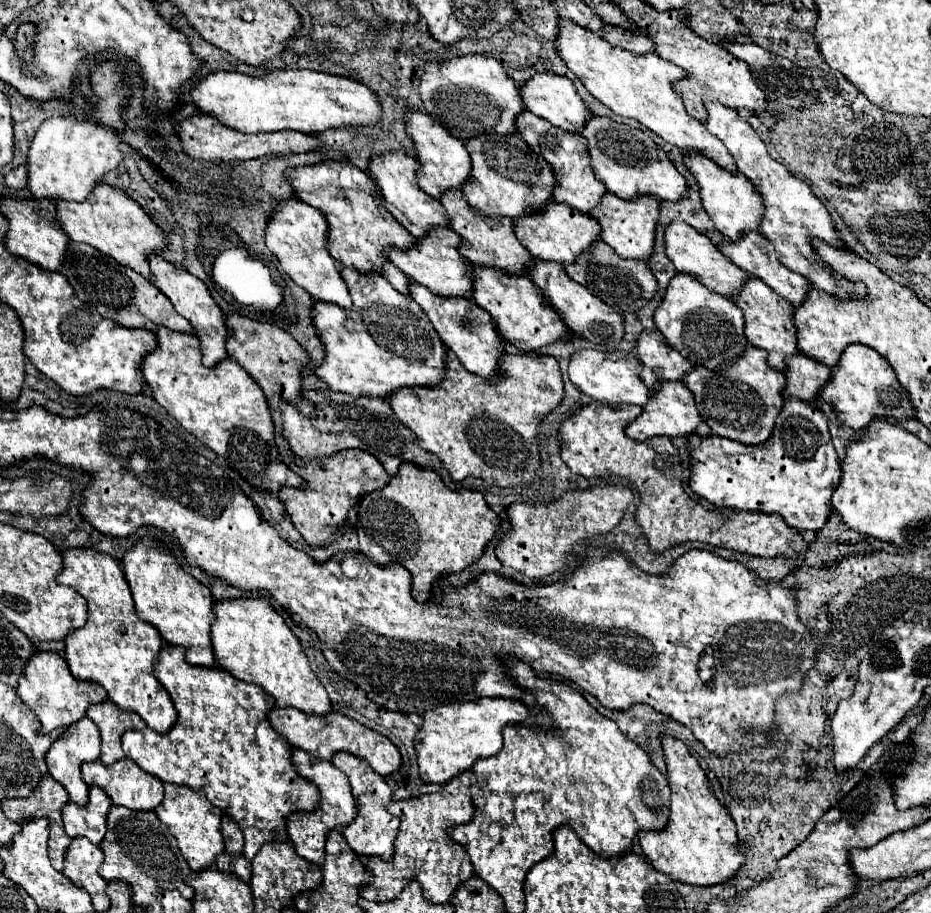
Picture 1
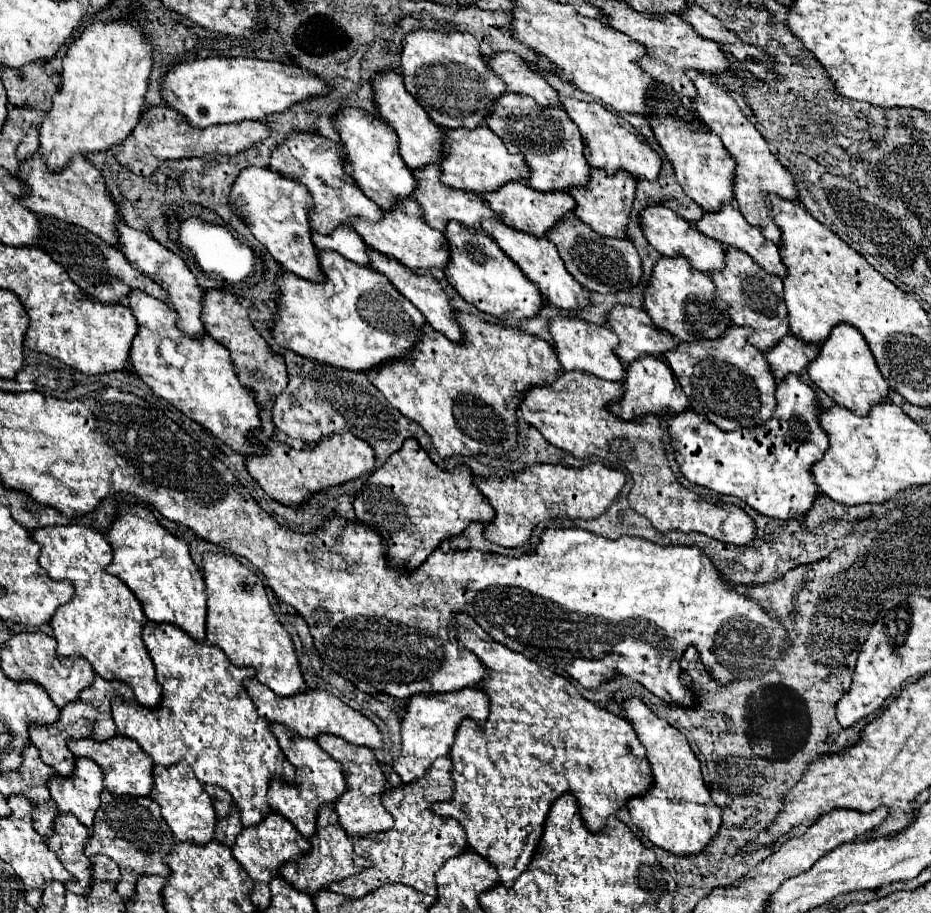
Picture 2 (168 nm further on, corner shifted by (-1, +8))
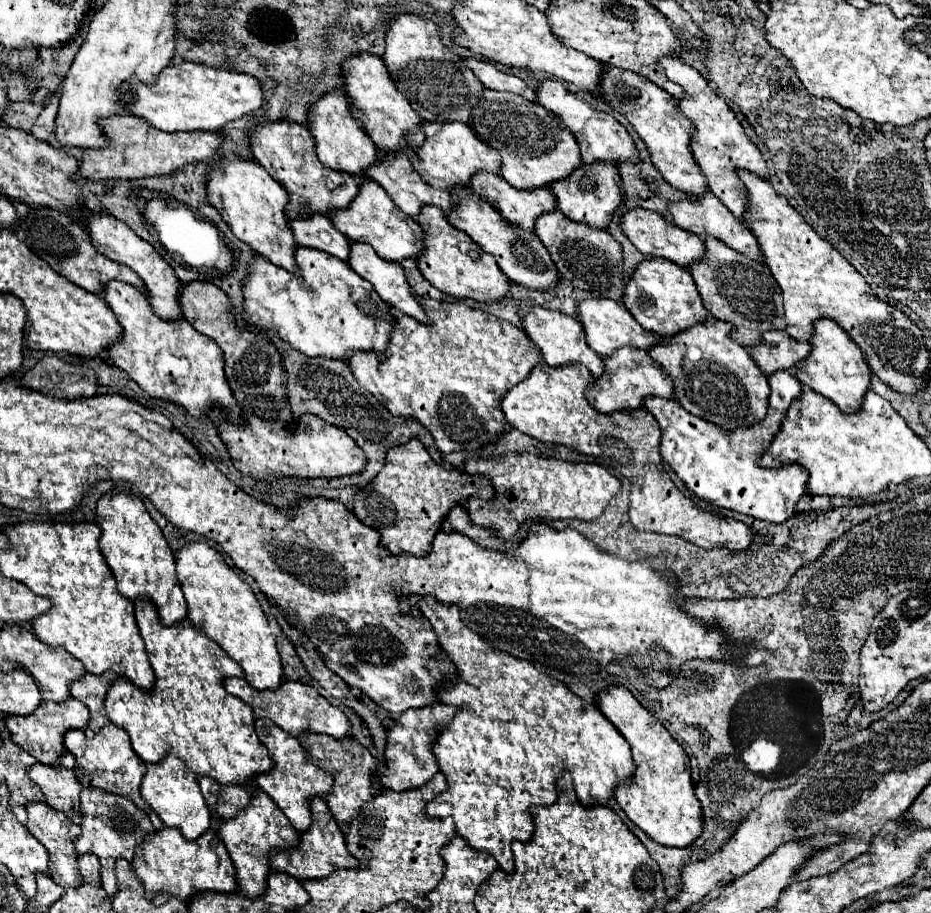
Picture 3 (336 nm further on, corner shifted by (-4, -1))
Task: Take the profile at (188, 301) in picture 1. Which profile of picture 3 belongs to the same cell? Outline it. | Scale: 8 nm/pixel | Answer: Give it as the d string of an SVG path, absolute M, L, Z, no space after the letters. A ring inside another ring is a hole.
M95 213L87 215L87 229L89 229L89 235L93 239L93 245L97 245L97 251L103 251L103 255L107 255L109 259L113 259L117 263L125 263L145 281L153 311L161 319L165 319L165 321L181 321L183 319L181 301L179 301L183 283L175 275L173 267L163 259L163 255L151 243L143 241L123 221L115 219L113 215L95 215Z

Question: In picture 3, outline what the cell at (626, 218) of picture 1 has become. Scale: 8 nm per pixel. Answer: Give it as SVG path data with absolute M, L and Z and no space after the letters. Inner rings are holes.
M597 163L597 167L585 167L581 165L565 183L553 183L553 195L557 197L557 207L561 213L565 213L571 221L583 223L593 229L607 231L611 225L611 217L615 209L623 203L623 181L617 171L617 165L609 163Z

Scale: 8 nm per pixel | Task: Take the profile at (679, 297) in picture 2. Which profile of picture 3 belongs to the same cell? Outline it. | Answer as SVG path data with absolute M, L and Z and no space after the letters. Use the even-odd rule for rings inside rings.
M645 259L633 273L631 281L623 291L623 305L637 319L637 323L661 337L677 335L697 323L707 321L709 311L705 309L697 285L691 273L677 263L667 259Z

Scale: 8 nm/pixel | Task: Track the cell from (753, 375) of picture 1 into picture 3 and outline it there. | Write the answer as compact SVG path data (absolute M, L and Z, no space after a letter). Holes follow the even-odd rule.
M709 319L705 323L699 323L697 327L691 327L689 331L681 331L669 339L663 339L661 347L653 347L653 351L649 351L651 359L657 361L665 369L665 373L673 379L675 395L679 403L691 415L701 417L721 427L723 431L735 431L741 427L751 427L755 423L761 423L761 419L765 419L767 415L767 405L769 405L767 377L755 365L749 351L731 339L731 331L733 327L729 327L729 323L721 323L719 319Z

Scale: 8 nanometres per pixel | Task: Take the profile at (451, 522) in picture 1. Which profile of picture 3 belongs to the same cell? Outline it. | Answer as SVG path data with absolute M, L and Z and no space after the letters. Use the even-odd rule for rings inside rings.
M411 439L389 451L381 473L355 495L353 513L361 523L379 531L381 545L391 555L411 553L415 557L425 557L451 509L455 505L465 505L469 497L491 501L493 489L485 479L473 479L473 475L447 467L447 463L433 463L423 443Z

